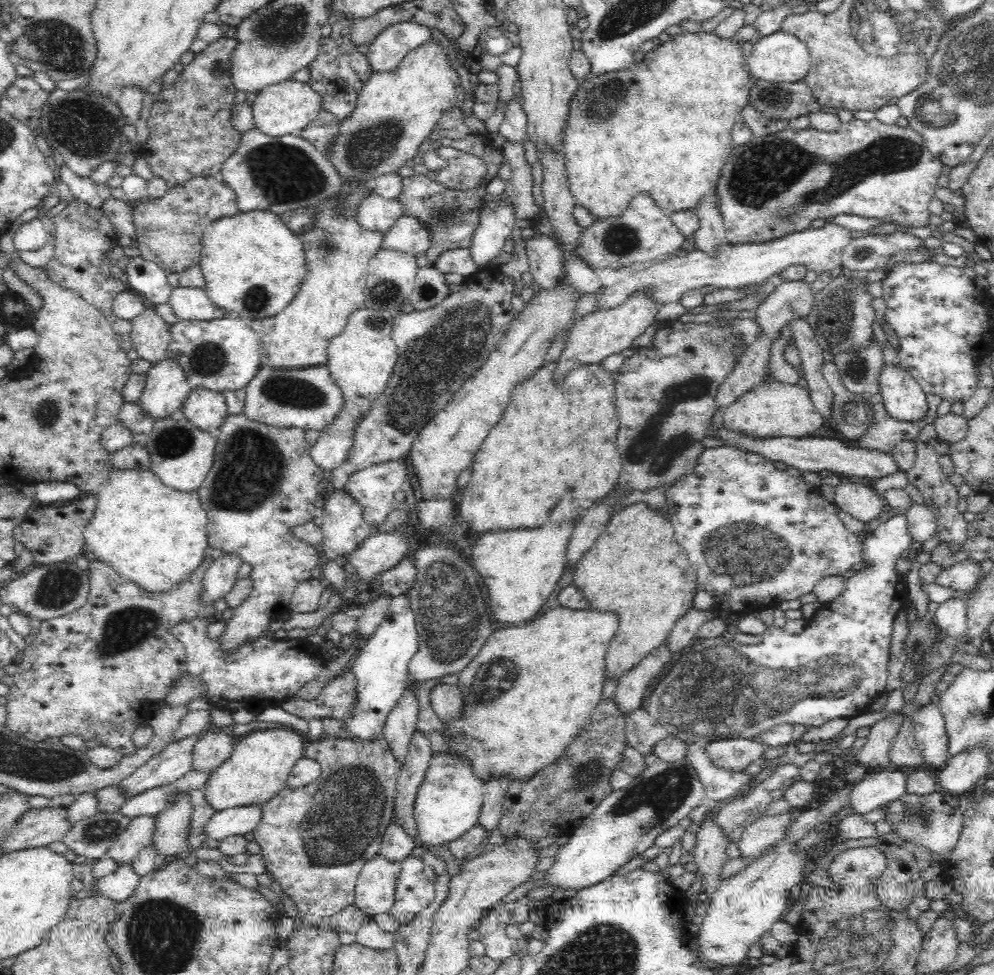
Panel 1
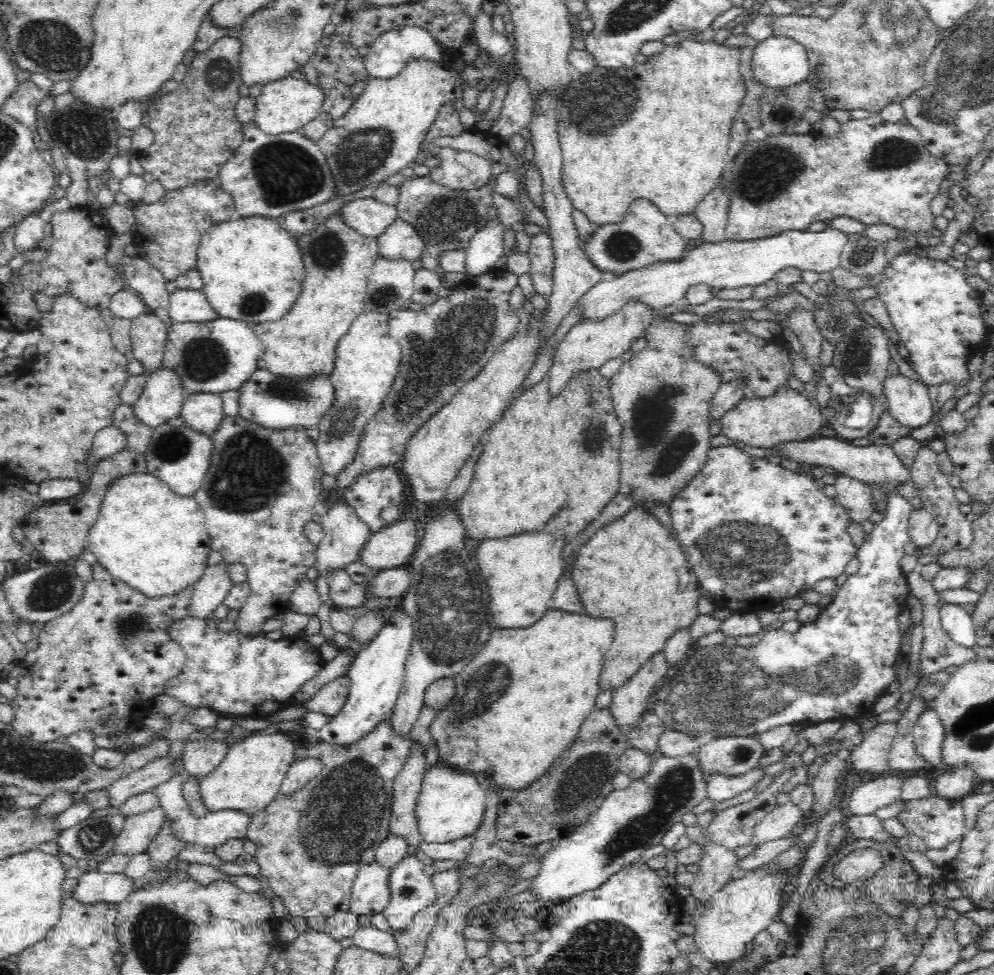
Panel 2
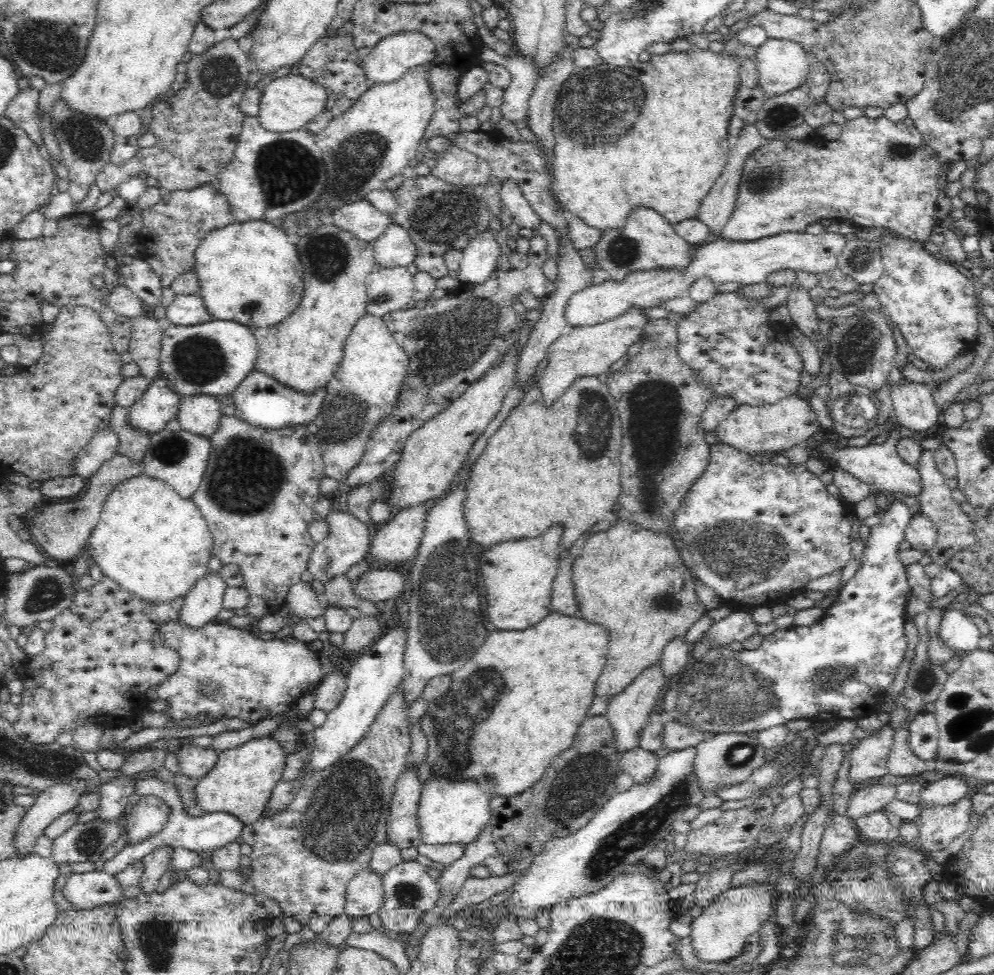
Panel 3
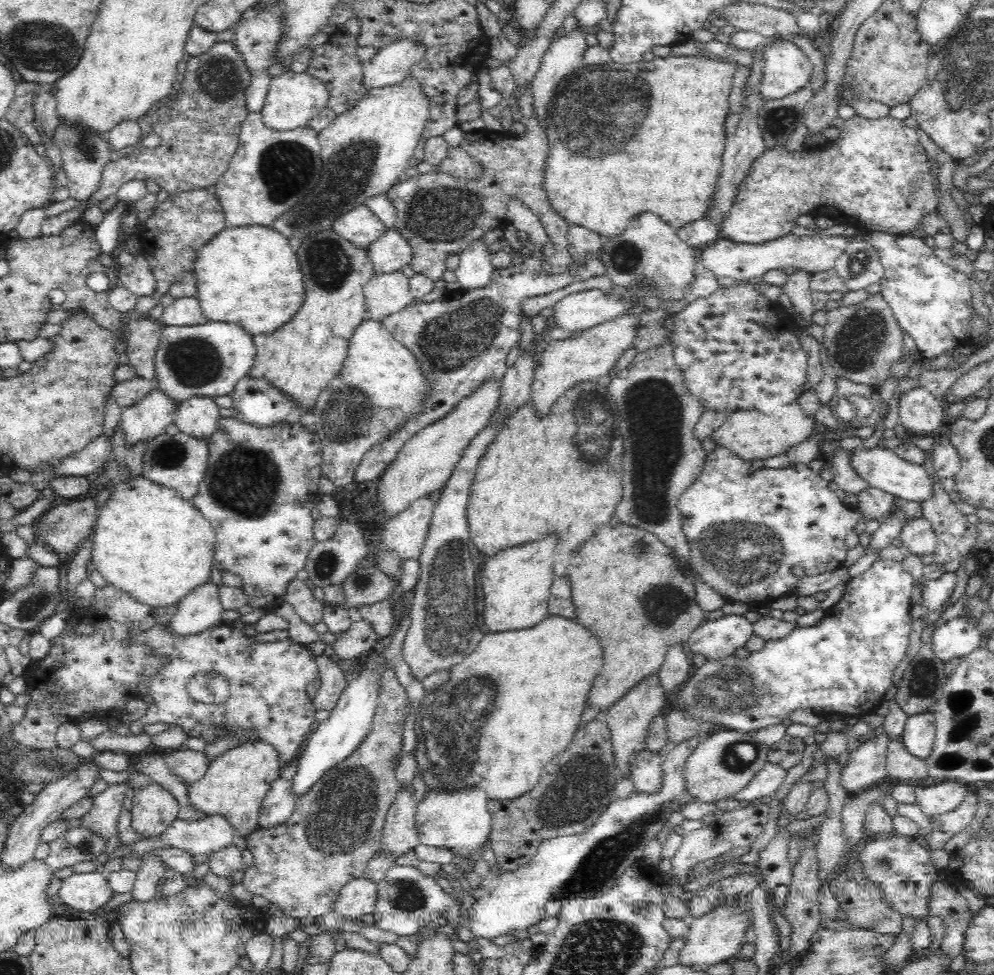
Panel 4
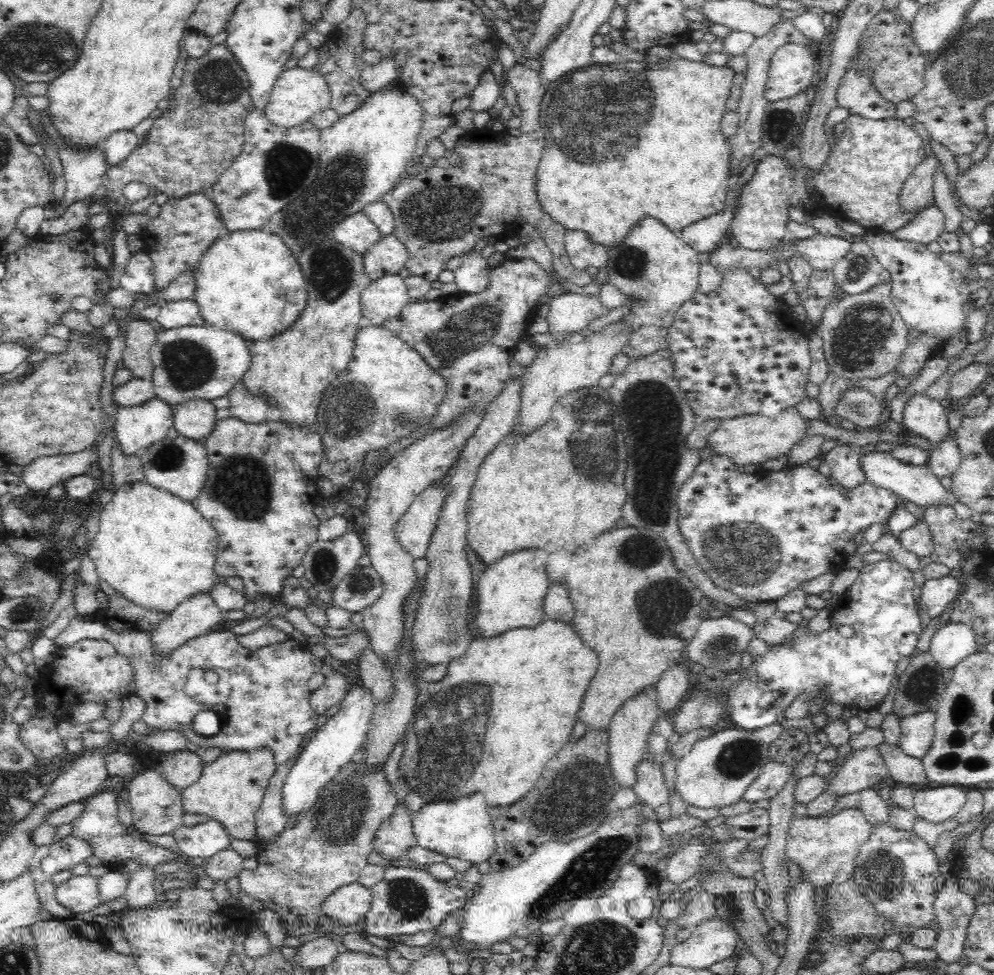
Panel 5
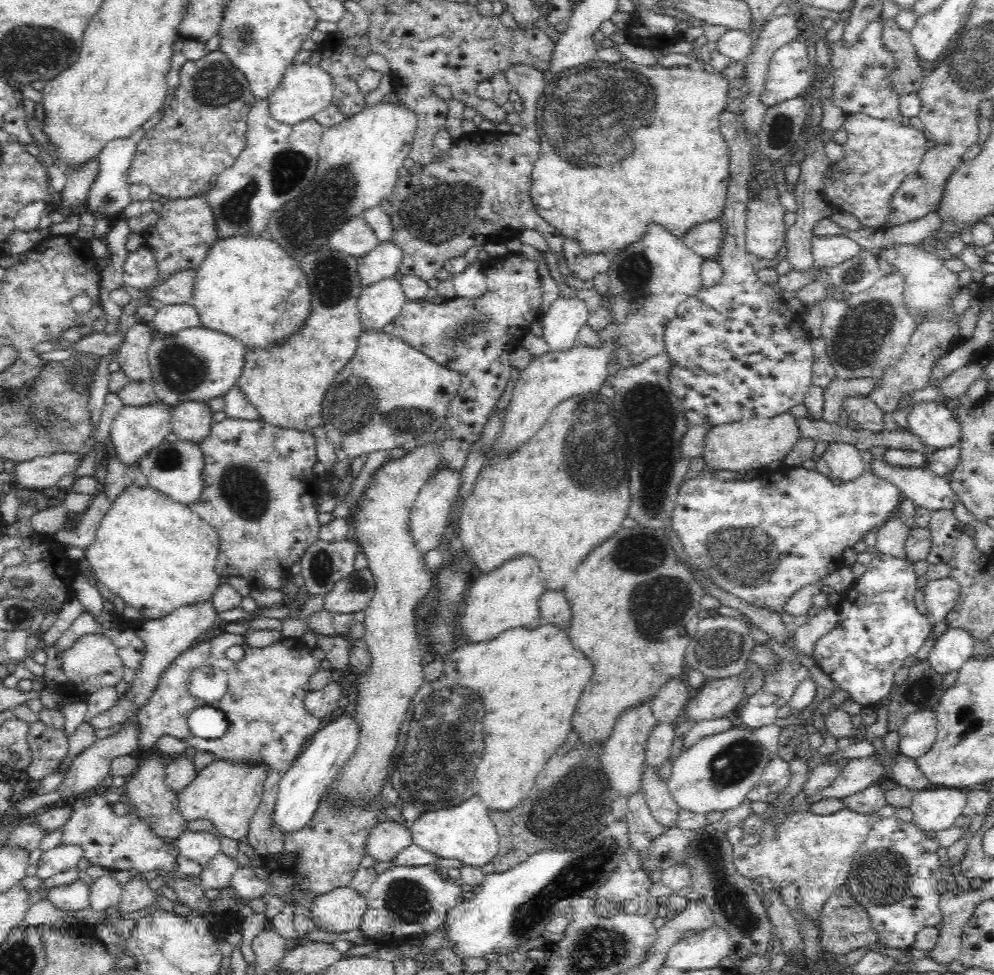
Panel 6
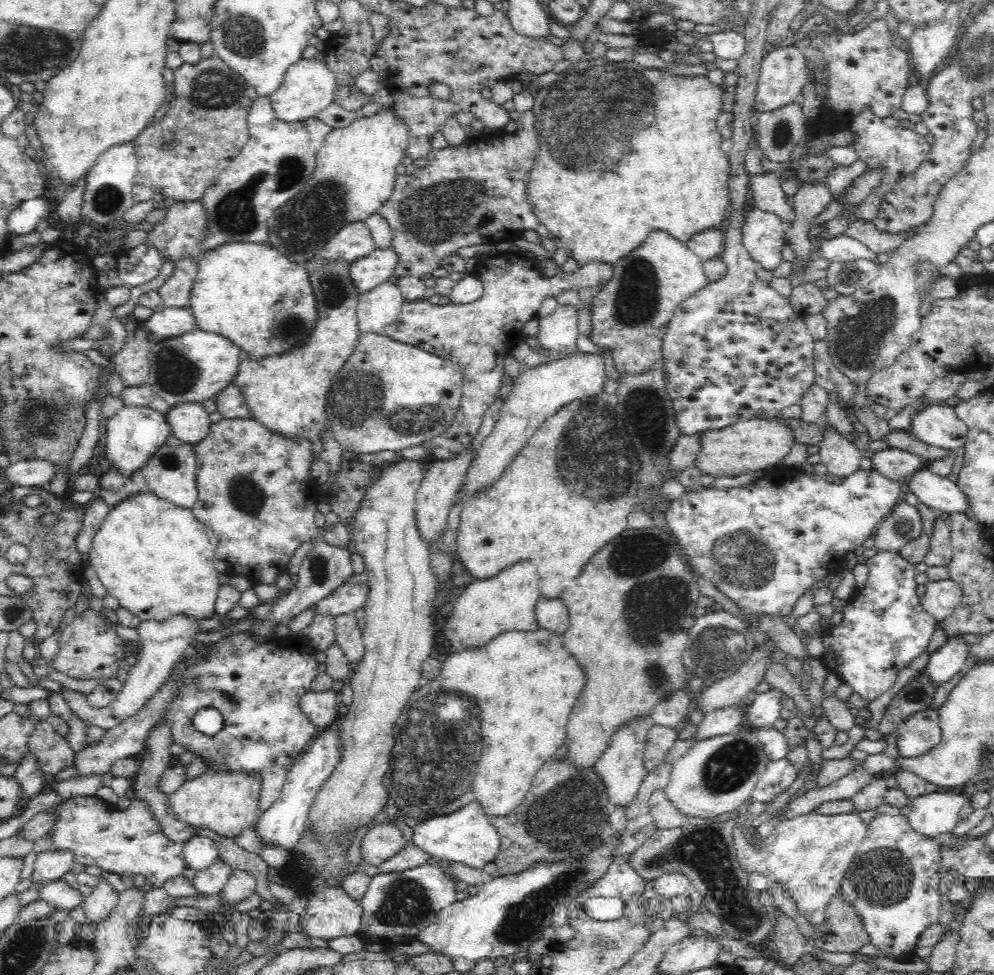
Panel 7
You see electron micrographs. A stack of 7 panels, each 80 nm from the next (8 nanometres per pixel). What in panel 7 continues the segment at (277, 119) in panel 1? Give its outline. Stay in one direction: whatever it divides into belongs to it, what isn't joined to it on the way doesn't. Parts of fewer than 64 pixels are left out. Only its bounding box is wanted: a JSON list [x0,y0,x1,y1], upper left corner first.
[270,57,336,124]

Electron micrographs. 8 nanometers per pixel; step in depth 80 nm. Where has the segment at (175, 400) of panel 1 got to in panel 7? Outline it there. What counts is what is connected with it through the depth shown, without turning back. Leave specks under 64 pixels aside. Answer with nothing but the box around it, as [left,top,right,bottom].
[106,406,171,476]

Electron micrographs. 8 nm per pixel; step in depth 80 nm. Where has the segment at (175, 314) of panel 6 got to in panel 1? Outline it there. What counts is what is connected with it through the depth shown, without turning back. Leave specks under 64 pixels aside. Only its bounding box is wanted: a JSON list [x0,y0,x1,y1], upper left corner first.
[170,287,227,320]

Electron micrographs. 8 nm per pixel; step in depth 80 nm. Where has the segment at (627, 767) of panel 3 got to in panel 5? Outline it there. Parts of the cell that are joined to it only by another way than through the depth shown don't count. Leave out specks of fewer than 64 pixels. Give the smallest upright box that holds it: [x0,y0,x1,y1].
[633,755,670,821]

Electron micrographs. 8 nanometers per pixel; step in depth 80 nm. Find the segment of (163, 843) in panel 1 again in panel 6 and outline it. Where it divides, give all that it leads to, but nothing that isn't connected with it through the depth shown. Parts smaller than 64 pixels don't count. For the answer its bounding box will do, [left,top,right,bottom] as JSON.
[118,872,157,914]

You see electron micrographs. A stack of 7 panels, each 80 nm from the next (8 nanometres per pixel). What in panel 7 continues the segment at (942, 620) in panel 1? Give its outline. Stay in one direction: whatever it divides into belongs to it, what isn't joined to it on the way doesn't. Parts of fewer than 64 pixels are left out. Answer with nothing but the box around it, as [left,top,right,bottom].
[924,636,971,684]

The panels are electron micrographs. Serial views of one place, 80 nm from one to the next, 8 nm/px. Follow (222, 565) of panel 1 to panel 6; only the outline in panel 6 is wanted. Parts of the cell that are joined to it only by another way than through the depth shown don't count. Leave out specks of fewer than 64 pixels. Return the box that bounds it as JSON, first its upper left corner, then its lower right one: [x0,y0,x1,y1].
[92,602,221,730]

